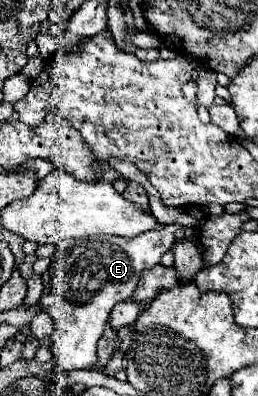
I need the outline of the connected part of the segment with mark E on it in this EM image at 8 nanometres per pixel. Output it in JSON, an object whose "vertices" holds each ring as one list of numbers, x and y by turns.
{"vertices":[[165,224,161,230,143,232,135,238,121,236,91,236,79,240,63,240,55,246,53,260,43,274,43,294,39,304,53,320,50,350,59,370,94,369,97,362,97,343,109,320,111,308,127,300,145,268,159,264,161,256,171,250,175,230,181,224]]}

